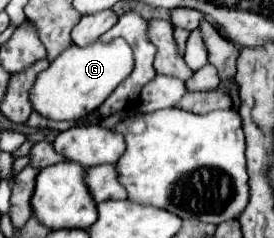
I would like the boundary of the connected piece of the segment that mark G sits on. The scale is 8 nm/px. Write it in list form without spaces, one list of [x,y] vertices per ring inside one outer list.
[[[115,39],[111,43],[95,41],[87,47],[69,45],[49,67],[39,73],[29,93],[33,111],[41,113],[51,121],[79,121],[87,113],[93,113],[109,93],[131,73],[133,53],[131,47],[123,39]]]

